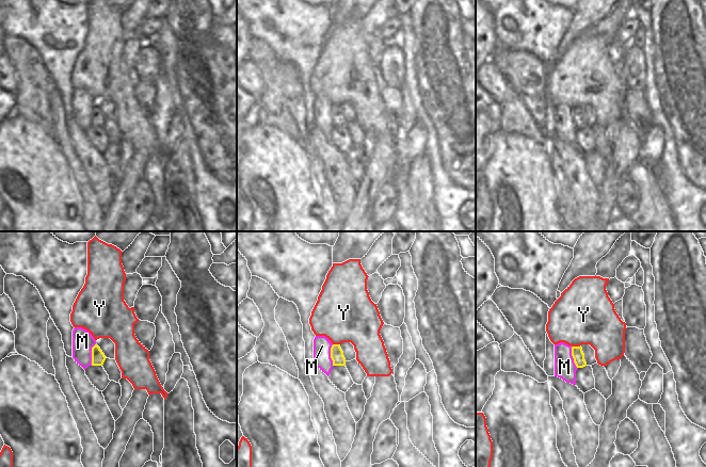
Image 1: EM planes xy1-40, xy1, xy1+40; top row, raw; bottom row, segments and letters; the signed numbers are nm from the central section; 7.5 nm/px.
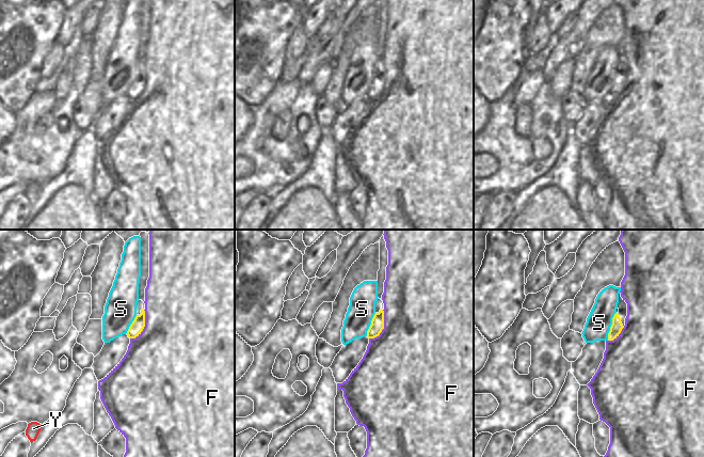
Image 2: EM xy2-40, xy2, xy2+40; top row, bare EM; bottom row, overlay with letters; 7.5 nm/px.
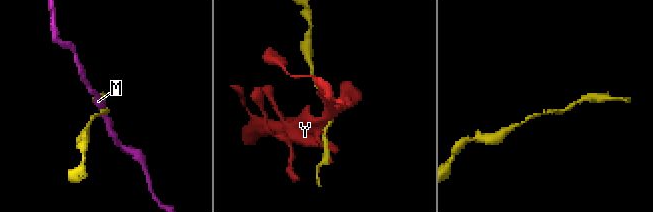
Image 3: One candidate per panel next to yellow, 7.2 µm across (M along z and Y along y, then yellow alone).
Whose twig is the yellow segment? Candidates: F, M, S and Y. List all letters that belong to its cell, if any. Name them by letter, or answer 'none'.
none.

